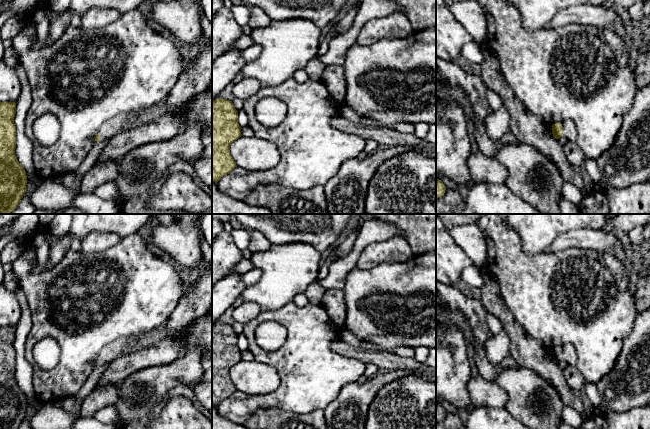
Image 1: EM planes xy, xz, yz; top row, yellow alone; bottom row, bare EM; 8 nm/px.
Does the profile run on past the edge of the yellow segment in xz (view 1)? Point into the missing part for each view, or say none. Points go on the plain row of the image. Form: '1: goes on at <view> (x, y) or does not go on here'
1: does not go on here

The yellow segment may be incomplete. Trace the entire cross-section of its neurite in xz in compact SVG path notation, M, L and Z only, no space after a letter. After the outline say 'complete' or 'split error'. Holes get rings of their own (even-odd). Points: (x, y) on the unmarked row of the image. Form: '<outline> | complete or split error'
M218 323L212 325L212 405L229 398L237 391L230 378L231 368L240 362L241 350L238 335L232 325Z | complete

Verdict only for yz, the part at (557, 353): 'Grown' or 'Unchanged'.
Grown

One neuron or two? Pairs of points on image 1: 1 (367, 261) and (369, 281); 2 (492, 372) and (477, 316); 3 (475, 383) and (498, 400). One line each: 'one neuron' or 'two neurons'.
1: two neurons
2: one neuron
3: one neuron

